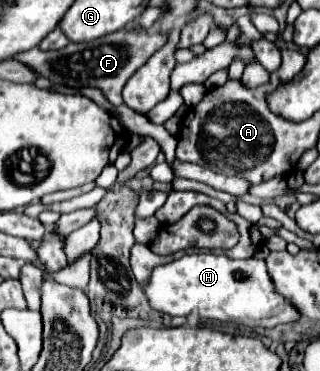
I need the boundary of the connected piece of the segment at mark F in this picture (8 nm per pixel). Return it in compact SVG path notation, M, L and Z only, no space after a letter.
M124 27L90 43L68 43L60 51L40 51L38 47L16 55L18 61L32 67L40 77L52 79L70 87L100 87L112 105L122 105L122 87L158 49L168 43L168 33L150 33L134 27Z

